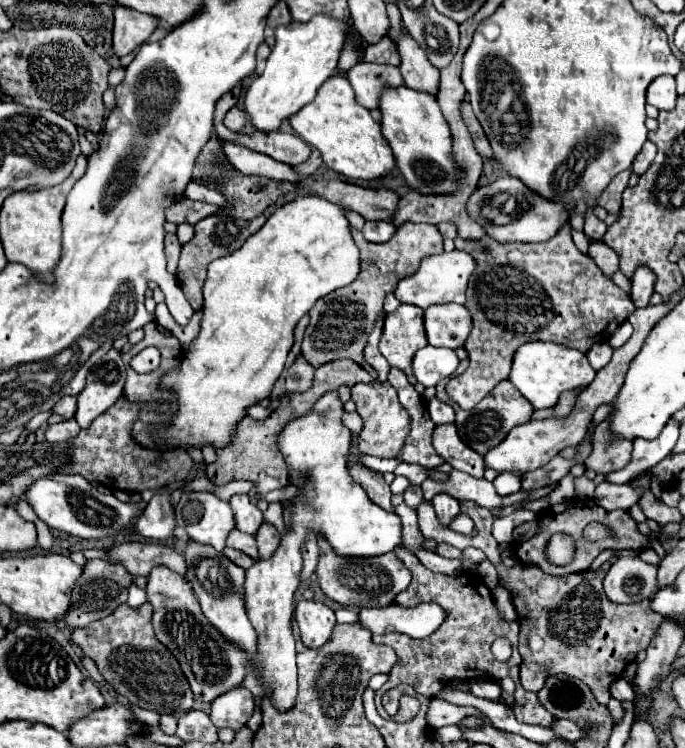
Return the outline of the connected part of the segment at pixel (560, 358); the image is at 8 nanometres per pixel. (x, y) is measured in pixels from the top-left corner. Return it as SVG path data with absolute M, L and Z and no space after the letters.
M553 342L521 344L515 352L513 370L509 376L509 380L533 404L533 408L551 408L557 402L561 392L587 386L593 382L593 378L595 378L595 370L583 352L565 348L565 346L553 344Z

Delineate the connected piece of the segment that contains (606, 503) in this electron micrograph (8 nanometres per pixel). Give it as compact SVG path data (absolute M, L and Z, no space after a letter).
M601 482L595 490L595 500L599 506L603 506L605 510L629 510L635 502L637 502L639 492L633 490L631 486L615 486L609 482Z

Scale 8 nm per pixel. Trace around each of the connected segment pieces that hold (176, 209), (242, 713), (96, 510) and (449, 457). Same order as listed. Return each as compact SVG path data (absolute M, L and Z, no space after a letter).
M183 198L181 202L171 204L169 210L165 210L167 222L175 222L175 224L191 224L195 226L199 220L203 220L209 214L215 214L217 208L213 204L205 204L205 202L193 202L189 198Z
M237 686L211 702L209 718L217 728L243 728L253 714L253 694L245 686Z
M61 474L33 482L33 488L25 492L25 498L35 510L37 518L43 520L49 528L93 540L127 532L135 522L135 518L145 508L145 502L121 502L113 494L101 494L83 476L61 476Z
M445 424L445 426L435 428L435 432L433 432L433 448L455 470L467 472L473 478L483 478L483 472L485 472L483 456L477 454L473 448L469 448L457 436L455 424Z

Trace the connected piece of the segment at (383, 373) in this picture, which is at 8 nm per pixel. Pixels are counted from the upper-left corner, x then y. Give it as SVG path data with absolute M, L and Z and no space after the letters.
M383 320L377 322L377 328L373 330L373 336L369 338L369 344L365 348L365 360L379 372L379 380L387 380L389 364L387 364L387 360L381 356L381 352L377 348L377 342L379 342L379 336L381 336L381 326L383 326Z

